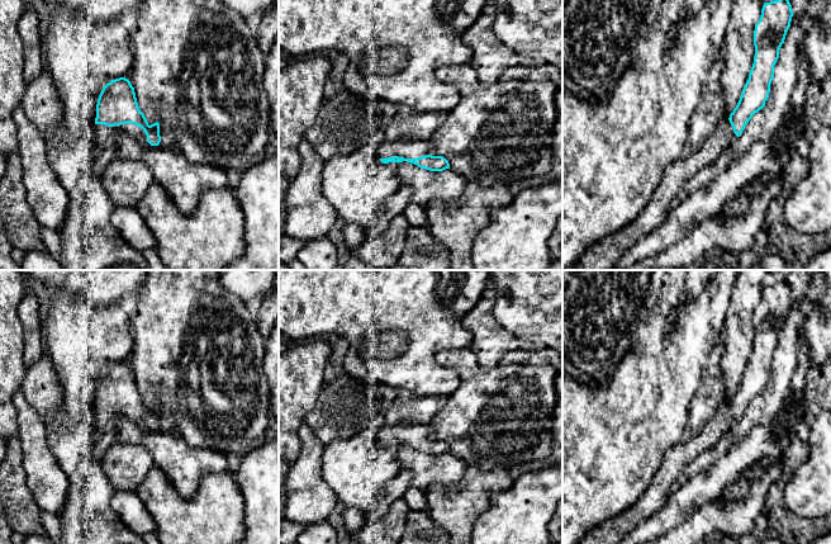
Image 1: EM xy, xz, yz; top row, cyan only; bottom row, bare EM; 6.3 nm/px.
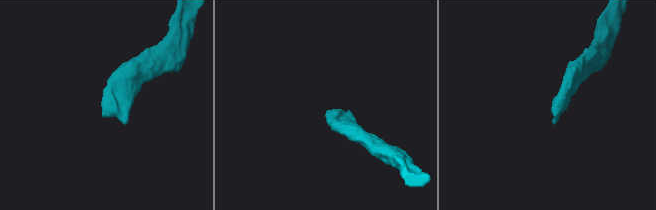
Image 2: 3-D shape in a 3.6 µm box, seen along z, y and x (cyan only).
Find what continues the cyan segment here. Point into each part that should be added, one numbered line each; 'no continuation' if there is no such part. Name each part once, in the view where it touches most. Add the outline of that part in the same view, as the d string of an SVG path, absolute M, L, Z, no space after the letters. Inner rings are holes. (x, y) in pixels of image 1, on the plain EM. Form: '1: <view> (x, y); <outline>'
1: xy (103, 417); M127 407L127 408L114 410L114 411L109 411L105 408L95 410L95 421L99 432L103 432L111 421L118 422L122 418L127 418L130 422L138 424L143 427L148 427L144 415L136 408Z

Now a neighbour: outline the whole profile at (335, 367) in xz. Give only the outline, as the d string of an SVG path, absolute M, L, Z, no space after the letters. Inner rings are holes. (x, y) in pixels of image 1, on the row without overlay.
M337 337L332 349L332 354L323 372L323 384L328 384L345 374L345 360L348 351L348 342L343 337Z

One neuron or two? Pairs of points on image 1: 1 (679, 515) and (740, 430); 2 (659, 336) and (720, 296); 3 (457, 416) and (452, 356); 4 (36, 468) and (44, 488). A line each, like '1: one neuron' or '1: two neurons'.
1: two neurons
2: one neuron
3: one neuron
4: one neuron

